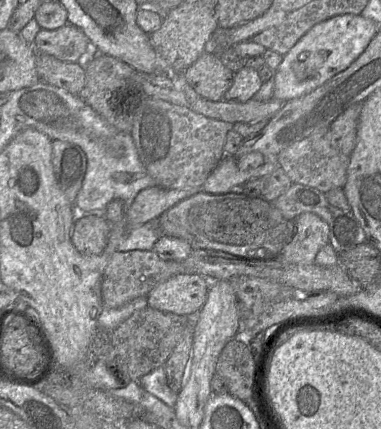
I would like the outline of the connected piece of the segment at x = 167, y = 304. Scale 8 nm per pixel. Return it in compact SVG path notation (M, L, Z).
M180 274L161 283L147 296L148 307L194 317L208 298L210 281L199 274Z

